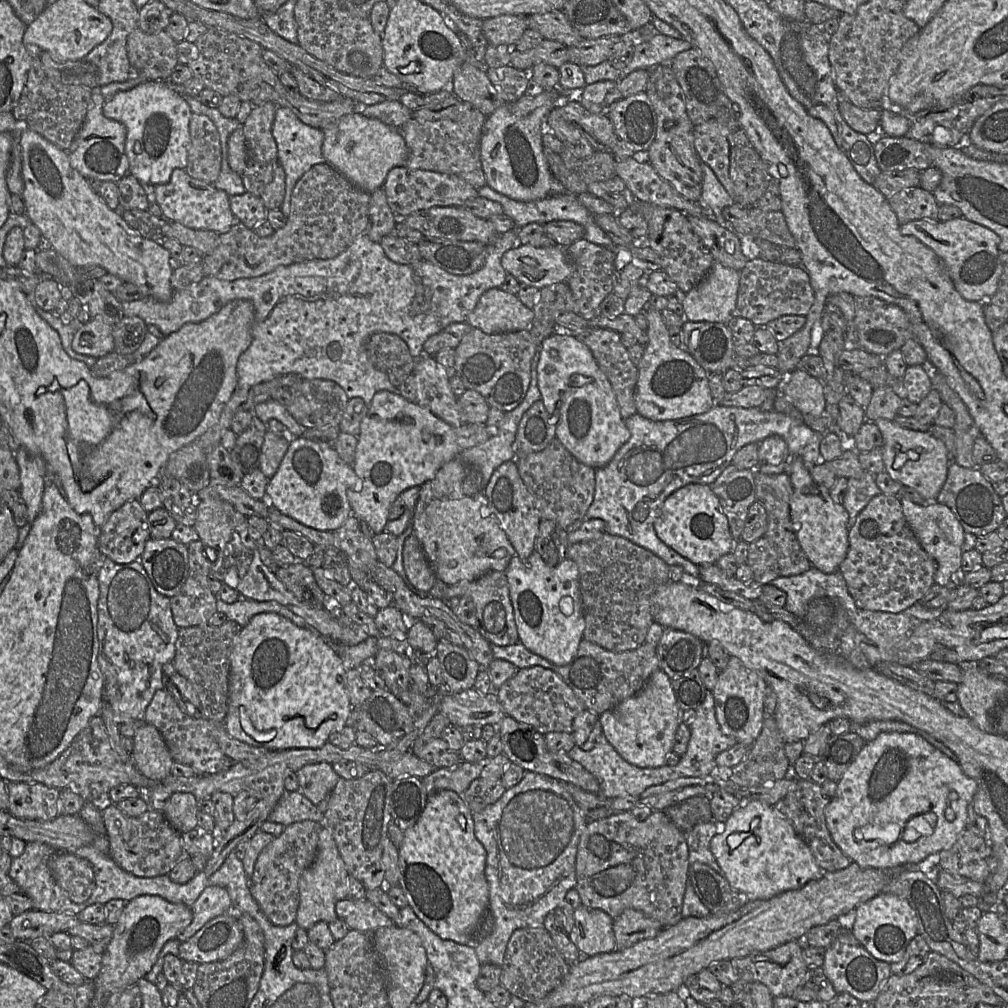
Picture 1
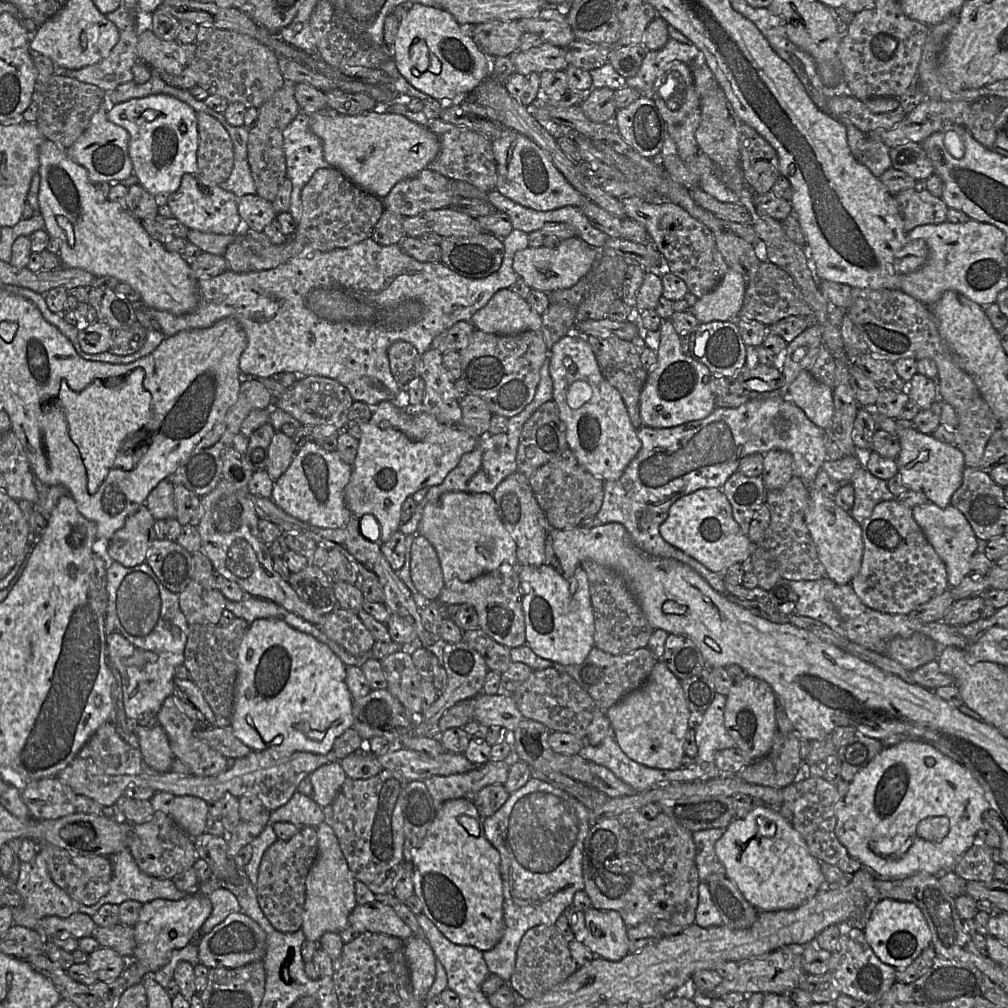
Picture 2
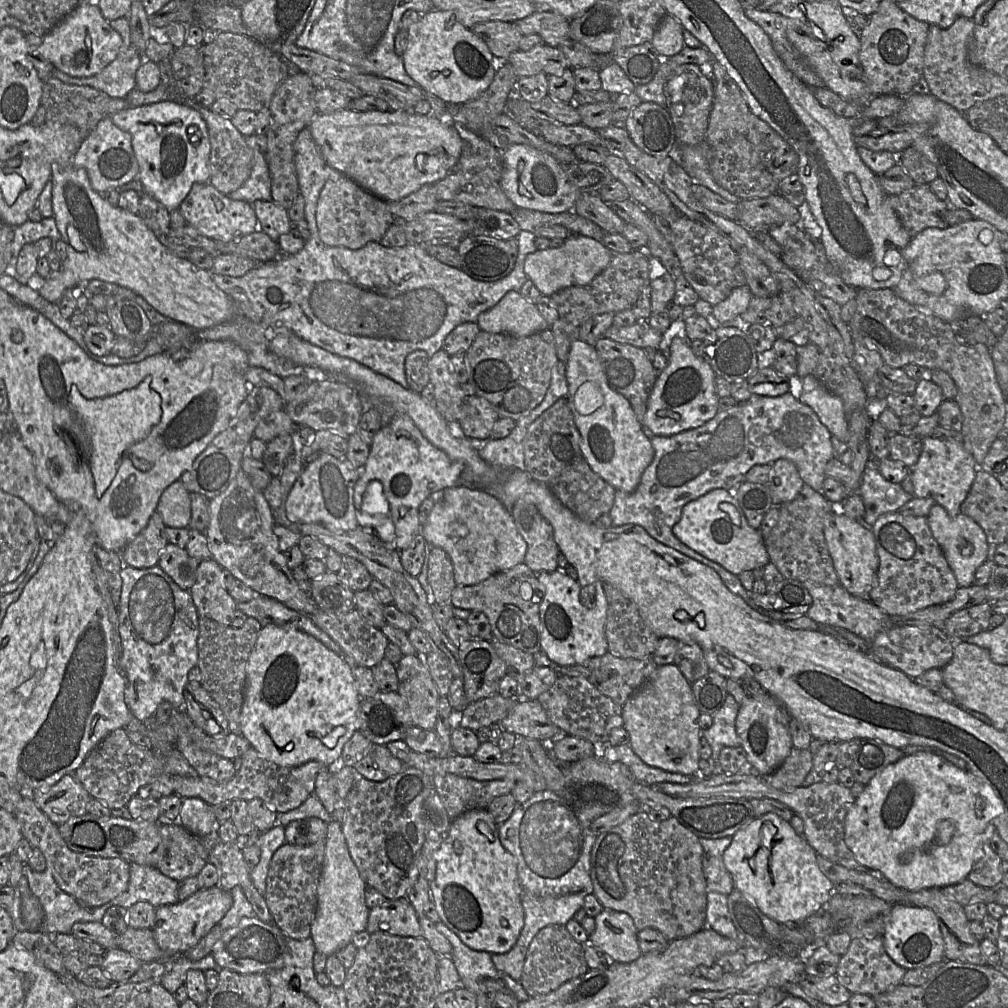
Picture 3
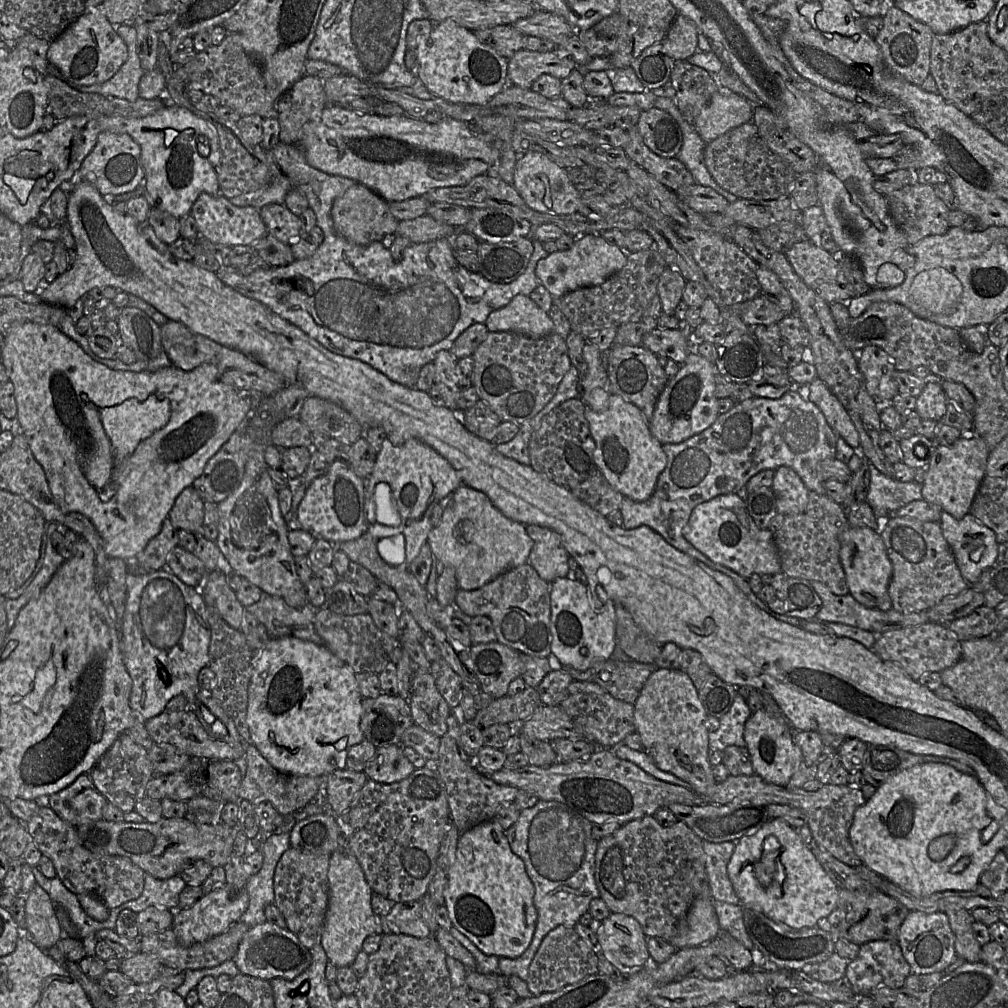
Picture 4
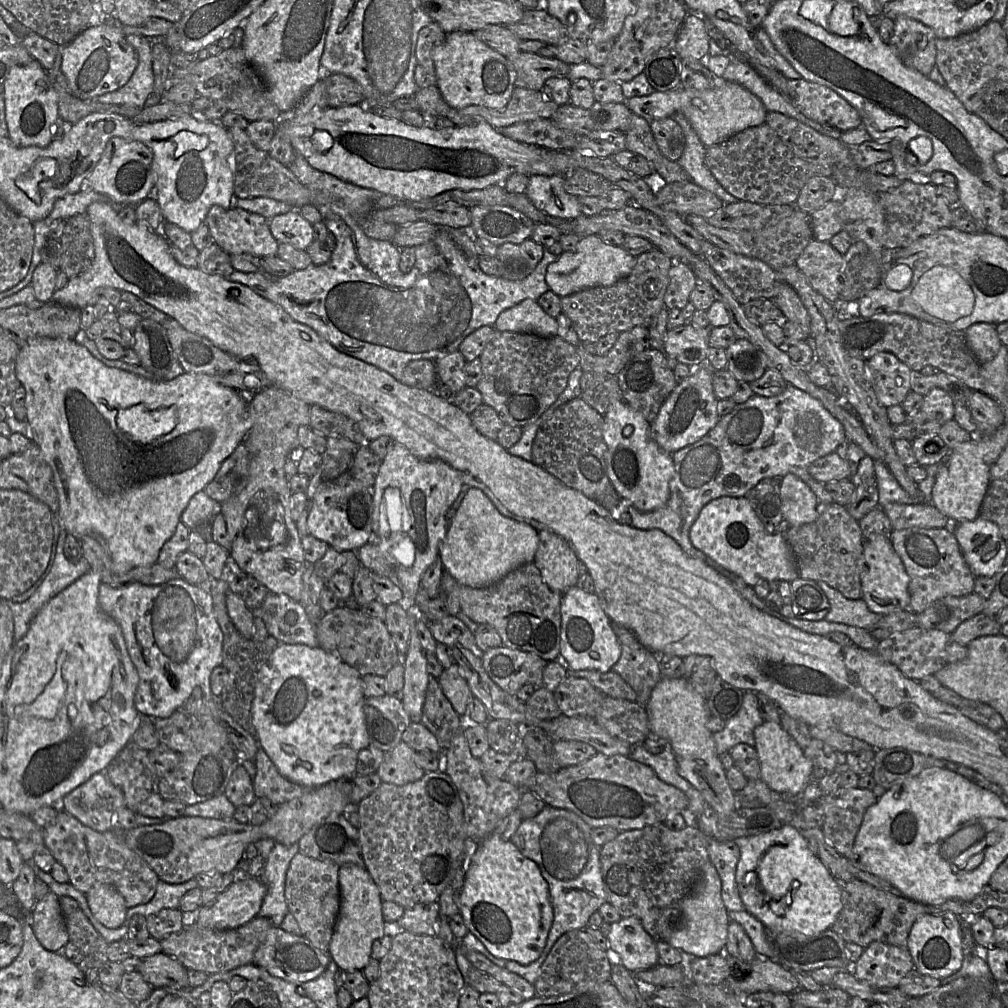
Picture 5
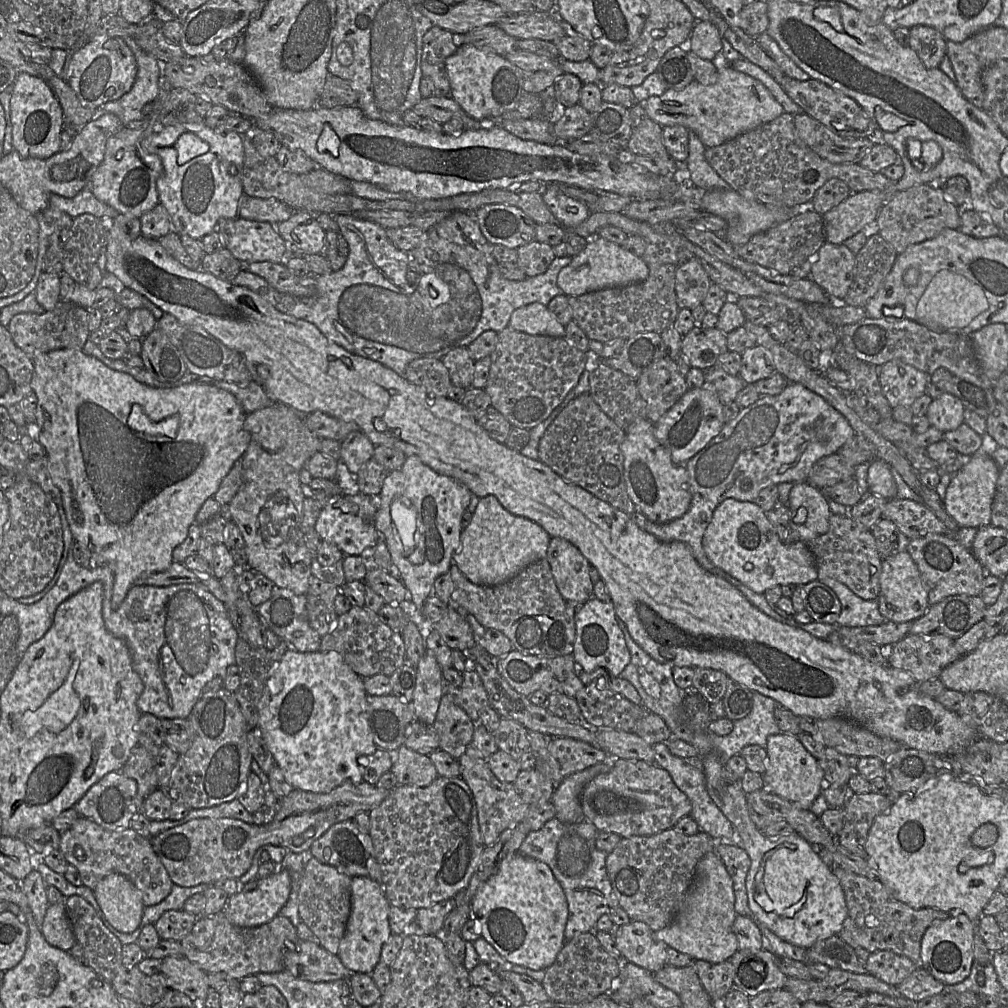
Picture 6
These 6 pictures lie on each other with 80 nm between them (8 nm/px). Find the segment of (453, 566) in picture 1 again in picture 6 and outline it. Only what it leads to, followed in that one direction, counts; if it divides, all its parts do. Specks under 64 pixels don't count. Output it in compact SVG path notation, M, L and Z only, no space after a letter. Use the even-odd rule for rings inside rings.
M496 497L479 499L471 520L462 529L460 546L453 565L473 583L484 586L501 584L528 565L545 559L551 536L536 522L506 510Z

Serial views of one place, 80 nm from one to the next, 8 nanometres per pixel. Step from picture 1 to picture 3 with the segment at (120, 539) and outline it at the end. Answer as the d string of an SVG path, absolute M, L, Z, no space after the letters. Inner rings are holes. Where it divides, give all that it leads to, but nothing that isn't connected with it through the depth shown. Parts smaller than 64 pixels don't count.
M155 512L147 526L120 552L126 566L149 568L157 566L161 551L169 543L161 516Z

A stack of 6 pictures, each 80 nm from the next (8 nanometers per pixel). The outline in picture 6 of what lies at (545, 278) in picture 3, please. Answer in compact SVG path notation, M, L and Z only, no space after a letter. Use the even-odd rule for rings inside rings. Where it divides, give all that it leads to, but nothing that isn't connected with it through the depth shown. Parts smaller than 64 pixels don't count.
M598 235L588 239L584 249L571 257L570 262L564 266L557 275L557 285L566 296L579 296L605 288L626 286L631 283L645 280L649 274L649 267L641 257L638 257L624 247L612 243Z

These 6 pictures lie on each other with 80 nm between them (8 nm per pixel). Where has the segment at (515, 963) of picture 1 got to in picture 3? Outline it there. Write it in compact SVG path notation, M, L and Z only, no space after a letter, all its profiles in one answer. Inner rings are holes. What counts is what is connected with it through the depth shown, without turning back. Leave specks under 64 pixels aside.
M552 924L542 928L530 943L519 982L529 997L533 998L556 990L588 970L584 944L576 941L565 926Z

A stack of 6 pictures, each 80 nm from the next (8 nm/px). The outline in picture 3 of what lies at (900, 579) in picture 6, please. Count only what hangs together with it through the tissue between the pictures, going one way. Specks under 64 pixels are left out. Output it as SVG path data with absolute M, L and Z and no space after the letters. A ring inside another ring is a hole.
M835 511L825 528L825 539L841 586L854 596L870 599L869 594L876 584L879 557L871 527Z

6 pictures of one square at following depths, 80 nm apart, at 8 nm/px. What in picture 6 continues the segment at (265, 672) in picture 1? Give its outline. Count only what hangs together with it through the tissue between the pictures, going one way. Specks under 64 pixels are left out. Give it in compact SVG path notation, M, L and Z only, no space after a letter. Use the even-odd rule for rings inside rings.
M289 647L275 663L257 707L259 729L284 780L295 790L326 794L343 783L363 782L362 758L378 749L366 709L366 696L363 679L335 651L300 652Z

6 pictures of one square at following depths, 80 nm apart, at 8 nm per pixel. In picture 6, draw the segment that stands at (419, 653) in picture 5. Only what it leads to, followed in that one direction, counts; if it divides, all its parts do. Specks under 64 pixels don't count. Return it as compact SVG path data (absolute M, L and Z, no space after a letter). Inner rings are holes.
M430 650L420 658L416 666L416 685L411 706L416 718L428 727L436 719L442 696L445 693L445 682L442 677L442 667Z

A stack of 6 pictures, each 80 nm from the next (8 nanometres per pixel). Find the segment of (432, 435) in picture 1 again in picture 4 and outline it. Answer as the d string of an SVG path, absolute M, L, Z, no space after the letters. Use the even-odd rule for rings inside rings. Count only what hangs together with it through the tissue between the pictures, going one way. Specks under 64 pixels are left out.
M387 438L376 454L372 473L364 480L368 524L378 522L401 528L402 534L393 541L404 546L405 563L409 565L427 543L428 534L450 504L452 493L462 484L451 464L427 444L412 438L396 446Z

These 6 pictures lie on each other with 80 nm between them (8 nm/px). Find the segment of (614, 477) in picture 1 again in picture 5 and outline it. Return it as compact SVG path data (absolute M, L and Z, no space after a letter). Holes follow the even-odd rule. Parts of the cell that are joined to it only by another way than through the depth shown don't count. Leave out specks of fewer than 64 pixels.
M788 385L778 396L763 397L754 395L721 417L713 429L695 443L671 454L674 464L674 475L670 481L670 497L665 506L654 511L641 511L630 505L631 526L637 529L658 529L673 538L689 556L700 559L708 566L724 575L736 588L739 594L760 611L773 617L773 609L760 599L753 588L741 578L723 569L691 543L690 529L702 508L710 501L724 497L745 497L748 491L764 478L780 479L786 474L794 474L805 482L822 504L834 502L824 484L816 481L809 473L810 465L819 458L837 451L847 441L843 425L816 398L801 389Z

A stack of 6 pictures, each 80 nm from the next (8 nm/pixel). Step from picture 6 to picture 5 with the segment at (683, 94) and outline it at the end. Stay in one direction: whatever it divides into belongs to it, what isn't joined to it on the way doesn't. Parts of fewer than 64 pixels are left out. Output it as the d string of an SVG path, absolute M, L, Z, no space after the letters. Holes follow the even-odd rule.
M730 81L705 90L679 87L669 91L654 91L647 96L628 98L624 103L633 114L648 121L682 113L706 147L717 145L747 128L764 124L768 112L757 96L742 85Z

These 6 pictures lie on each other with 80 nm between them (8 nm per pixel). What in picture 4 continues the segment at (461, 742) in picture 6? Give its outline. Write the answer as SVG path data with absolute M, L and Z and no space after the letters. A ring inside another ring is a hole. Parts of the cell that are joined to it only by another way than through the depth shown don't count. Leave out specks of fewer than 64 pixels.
M430 672L414 673L407 703L411 710L413 724L439 738L447 732L447 718L452 714L452 709L437 690L435 680Z

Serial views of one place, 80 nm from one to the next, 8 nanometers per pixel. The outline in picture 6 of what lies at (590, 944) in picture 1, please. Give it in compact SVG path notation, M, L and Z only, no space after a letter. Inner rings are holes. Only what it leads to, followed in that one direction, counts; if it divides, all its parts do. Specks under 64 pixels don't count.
M631 921L628 924L617 927L614 941L618 955L643 969L654 973L667 965L668 945L658 941L655 937L655 932L641 921Z

